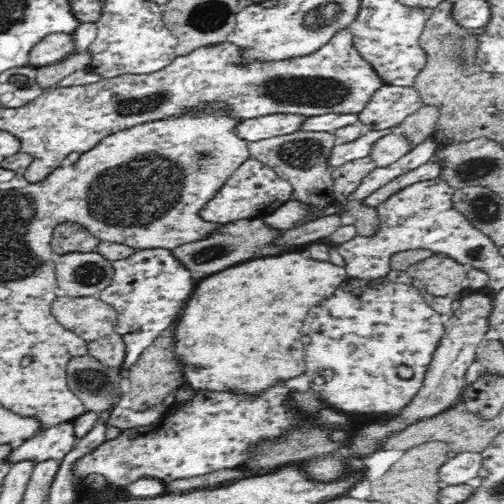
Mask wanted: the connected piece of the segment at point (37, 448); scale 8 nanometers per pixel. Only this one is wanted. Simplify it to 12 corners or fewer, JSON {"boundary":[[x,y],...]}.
{"boundary":[[66,421],[15,444],[5,460],[62,459],[76,443]]}

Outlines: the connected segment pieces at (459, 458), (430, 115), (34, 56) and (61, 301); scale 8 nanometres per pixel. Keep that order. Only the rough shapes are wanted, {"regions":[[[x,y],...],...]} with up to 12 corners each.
{"regions":[[[450,455],[439,468],[445,486],[477,483],[483,456]],[[424,105],[397,126],[410,150],[433,134],[439,106]],[[71,34],[45,36],[30,51],[29,64],[45,67],[76,52]],[[60,293],[51,313],[88,343],[114,333],[116,309]]]}

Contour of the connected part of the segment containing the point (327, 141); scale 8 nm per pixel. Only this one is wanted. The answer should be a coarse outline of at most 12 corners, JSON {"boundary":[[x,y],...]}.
{"boundary":[[304,130],[247,143],[317,219],[338,201],[335,133]]}

